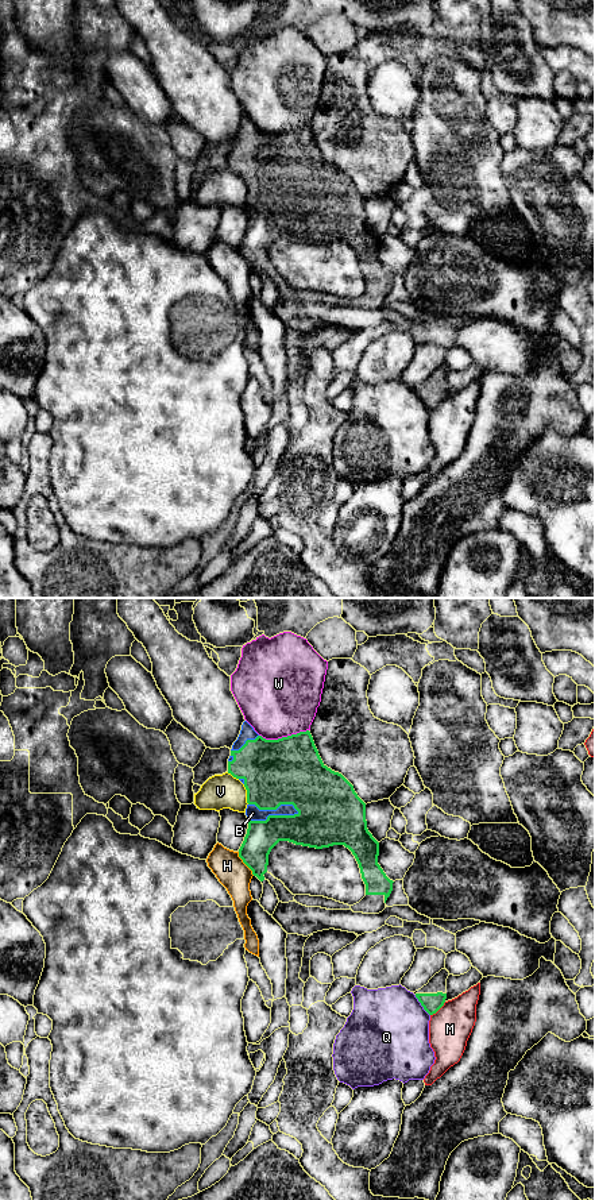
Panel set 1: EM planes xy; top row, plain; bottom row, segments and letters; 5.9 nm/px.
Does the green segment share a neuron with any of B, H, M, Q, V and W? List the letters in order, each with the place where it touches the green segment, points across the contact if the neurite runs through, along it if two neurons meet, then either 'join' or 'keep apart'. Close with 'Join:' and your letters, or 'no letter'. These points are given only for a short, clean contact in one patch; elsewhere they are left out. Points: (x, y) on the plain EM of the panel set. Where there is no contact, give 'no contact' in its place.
B: contact xy (273, 211); join
H: contact xy (244, 258); keep apart
M: contact xy (437, 405); keep apart
Q: contact xy (421, 400); keep apart
V: contact xy (247, 189); keep apart
W: contact xy (284, 132); keep apart
Join: B

